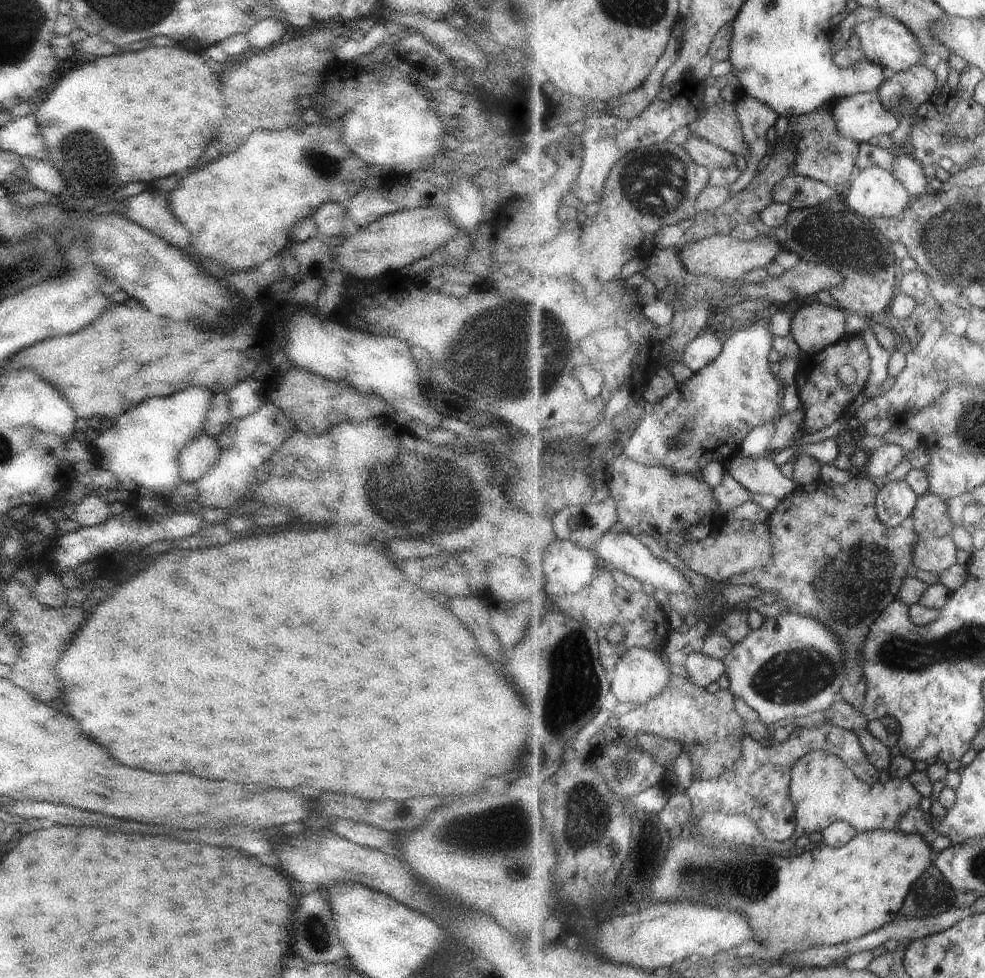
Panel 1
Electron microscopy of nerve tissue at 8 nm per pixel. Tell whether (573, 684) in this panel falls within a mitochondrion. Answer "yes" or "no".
yes

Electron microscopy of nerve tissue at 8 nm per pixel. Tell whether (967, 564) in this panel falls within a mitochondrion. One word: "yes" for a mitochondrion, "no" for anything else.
no

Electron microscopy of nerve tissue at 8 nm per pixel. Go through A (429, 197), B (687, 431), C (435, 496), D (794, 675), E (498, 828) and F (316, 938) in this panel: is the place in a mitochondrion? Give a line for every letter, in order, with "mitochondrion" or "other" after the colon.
A: other
B: mitochondrion
C: mitochondrion
D: mitochondrion
E: mitochondrion
F: mitochondrion

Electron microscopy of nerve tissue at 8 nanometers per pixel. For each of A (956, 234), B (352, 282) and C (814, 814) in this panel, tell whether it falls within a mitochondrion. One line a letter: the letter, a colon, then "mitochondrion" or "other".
A: mitochondrion
B: other
C: other

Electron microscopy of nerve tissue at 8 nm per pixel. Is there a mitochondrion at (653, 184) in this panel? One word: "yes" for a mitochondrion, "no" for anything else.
yes

